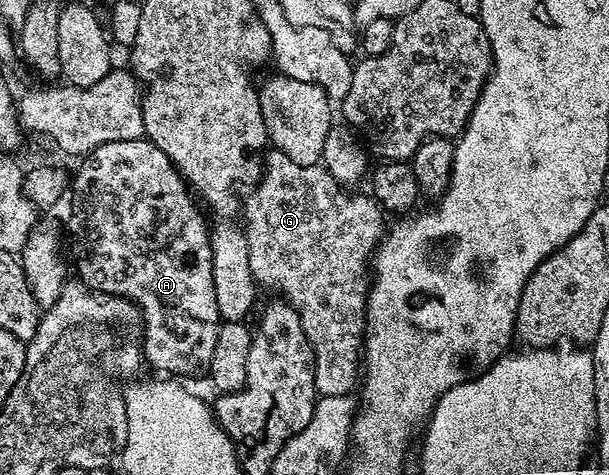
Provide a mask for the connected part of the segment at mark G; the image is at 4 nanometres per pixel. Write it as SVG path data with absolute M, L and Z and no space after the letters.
M273 149L271 153L269 158L263 159L260 180L253 189L256 191L242 202L250 272L257 287L277 290L280 293L277 295L298 312L314 352L317 395L326 398L351 395L355 386L357 389L362 374L370 267L376 247L386 233L386 214L380 203L367 193L347 194L349 191L323 165L303 167L294 164L278 149Z

